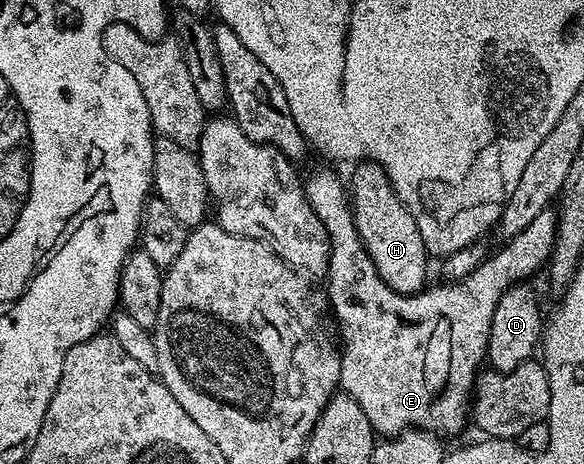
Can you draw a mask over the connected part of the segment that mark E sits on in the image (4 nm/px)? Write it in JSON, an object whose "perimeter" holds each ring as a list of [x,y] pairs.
{"perimeter":[[[314,170],[310,175],[305,175],[304,185],[308,204],[312,204],[312,212],[316,212],[316,216],[320,216],[320,224],[324,224],[327,232],[330,233],[330,268],[324,278],[324,289],[326,297],[330,299],[330,308],[340,335],[340,345],[342,348],[342,367],[340,368],[341,389],[345,391],[345,393],[350,394],[352,400],[356,400],[356,404],[360,404],[361,410],[364,411],[364,416],[368,416],[368,424],[372,424],[375,435],[393,436],[403,434],[404,431],[411,428],[428,430],[431,434],[439,436],[460,433],[461,430],[465,428],[466,422],[468,426],[468,419],[471,417],[475,379],[478,377],[480,367],[486,358],[488,336],[492,328],[492,312],[496,312],[496,304],[500,304],[500,296],[504,296],[504,292],[508,292],[508,288],[530,280],[530,277],[532,277],[541,266],[543,269],[543,267],[549,263],[550,253],[554,248],[556,230],[558,228],[557,213],[555,213],[553,209],[540,212],[540,216],[536,216],[536,220],[532,220],[532,224],[528,224],[528,228],[524,228],[524,232],[520,232],[516,237],[505,241],[502,244],[504,246],[500,247],[498,251],[495,249],[484,262],[480,263],[474,271],[462,279],[456,282],[443,281],[439,284],[440,286],[432,287],[433,285],[431,285],[429,288],[419,290],[417,294],[398,294],[392,288],[388,288],[388,284],[384,284],[384,280],[380,280],[380,276],[376,272],[376,268],[372,264],[368,252],[362,247],[362,241],[356,232],[354,212],[350,209],[350,196],[347,183],[343,181],[343,179],[341,182],[341,180],[338,179],[337,172],[334,170]]]}

